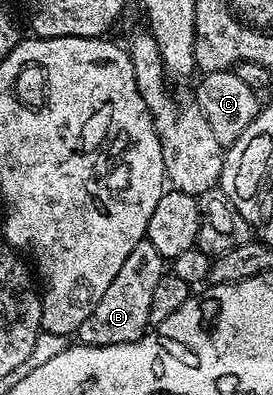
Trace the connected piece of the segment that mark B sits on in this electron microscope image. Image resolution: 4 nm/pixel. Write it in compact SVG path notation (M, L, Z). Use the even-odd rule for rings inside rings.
M146 239L135 243L131 255L123 262L123 267L112 281L111 287L107 287L103 299L95 303L91 315L83 319L83 323L77 329L76 340L83 345L94 345L95 347L111 347L119 343L131 343L138 341L145 336L150 328L149 316L151 315L151 298L155 292L159 279L167 271L166 258L151 247L151 243Z

